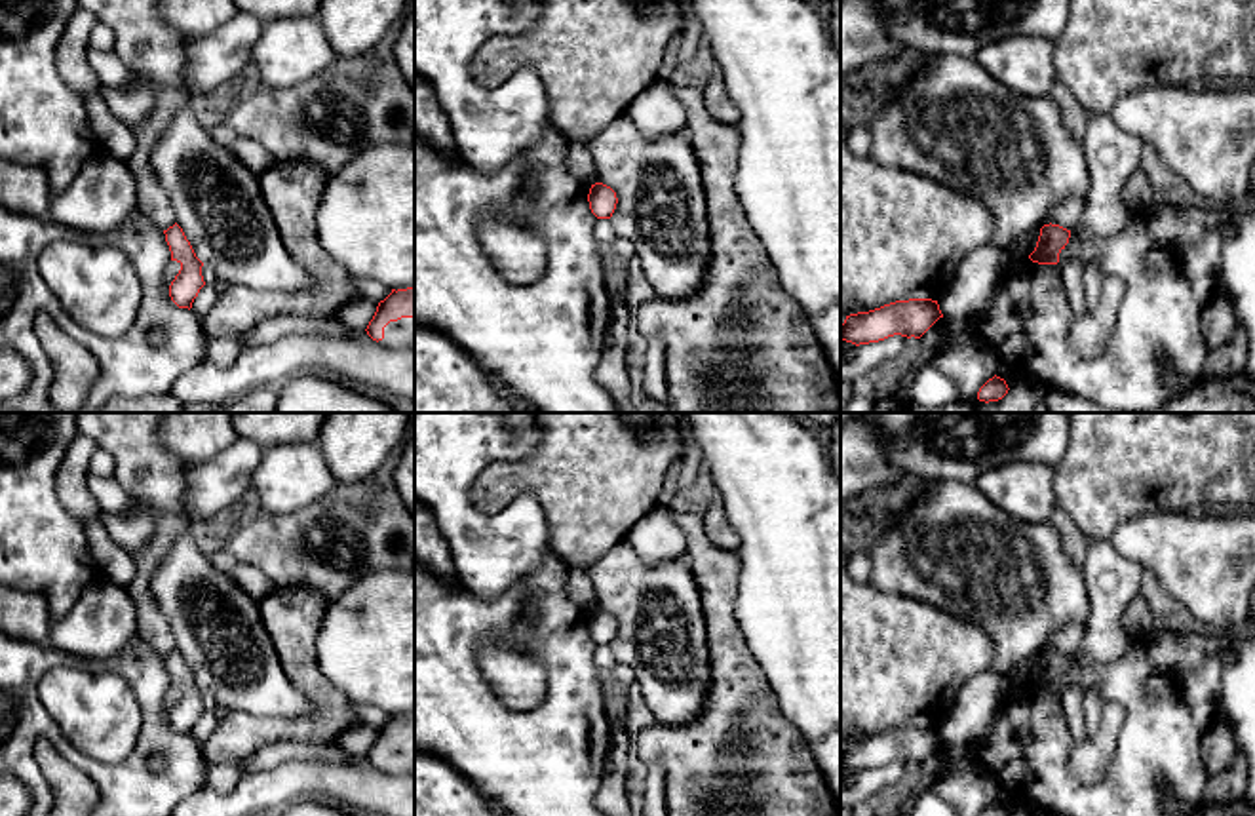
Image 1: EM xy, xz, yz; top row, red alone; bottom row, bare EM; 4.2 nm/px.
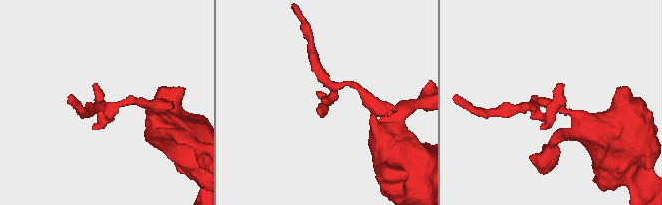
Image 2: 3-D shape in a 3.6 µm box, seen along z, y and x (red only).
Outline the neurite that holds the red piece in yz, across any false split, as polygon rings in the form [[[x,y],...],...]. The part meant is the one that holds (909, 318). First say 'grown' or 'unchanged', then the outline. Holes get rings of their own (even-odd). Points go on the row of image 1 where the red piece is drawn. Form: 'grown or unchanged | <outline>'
unchanged | [[[896,301],[869,312],[846,316],[840,325],[840,339],[856,346],[878,342],[894,335],[920,339],[939,318],[943,314],[937,301]]]

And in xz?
unchanged | [[[595,183],[589,188],[588,202],[589,202],[591,213],[597,219],[610,219],[616,209],[618,198],[610,186],[603,183]]]

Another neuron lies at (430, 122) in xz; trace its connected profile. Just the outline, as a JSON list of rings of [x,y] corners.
[[[415,72],[415,133],[447,158],[458,158],[451,122],[441,110],[430,82]]]

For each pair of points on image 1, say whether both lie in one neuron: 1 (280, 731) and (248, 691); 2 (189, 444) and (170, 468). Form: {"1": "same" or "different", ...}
{"1": "different", "2": "different"}

